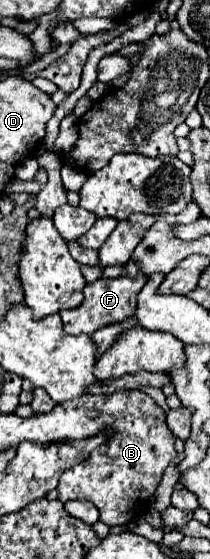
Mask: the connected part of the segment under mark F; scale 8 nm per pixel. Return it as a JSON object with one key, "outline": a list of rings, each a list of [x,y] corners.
{"outline":[[[137,274],[135,278],[127,278],[127,276],[119,276],[113,280],[95,280],[91,284],[85,286],[83,294],[85,300],[79,308],[75,310],[63,310],[59,316],[63,320],[63,328],[67,334],[93,334],[95,330],[115,324],[115,322],[123,322],[125,318],[131,318],[135,314],[135,306],[137,306],[137,294],[139,290],[145,286],[147,276],[145,274]]]}

